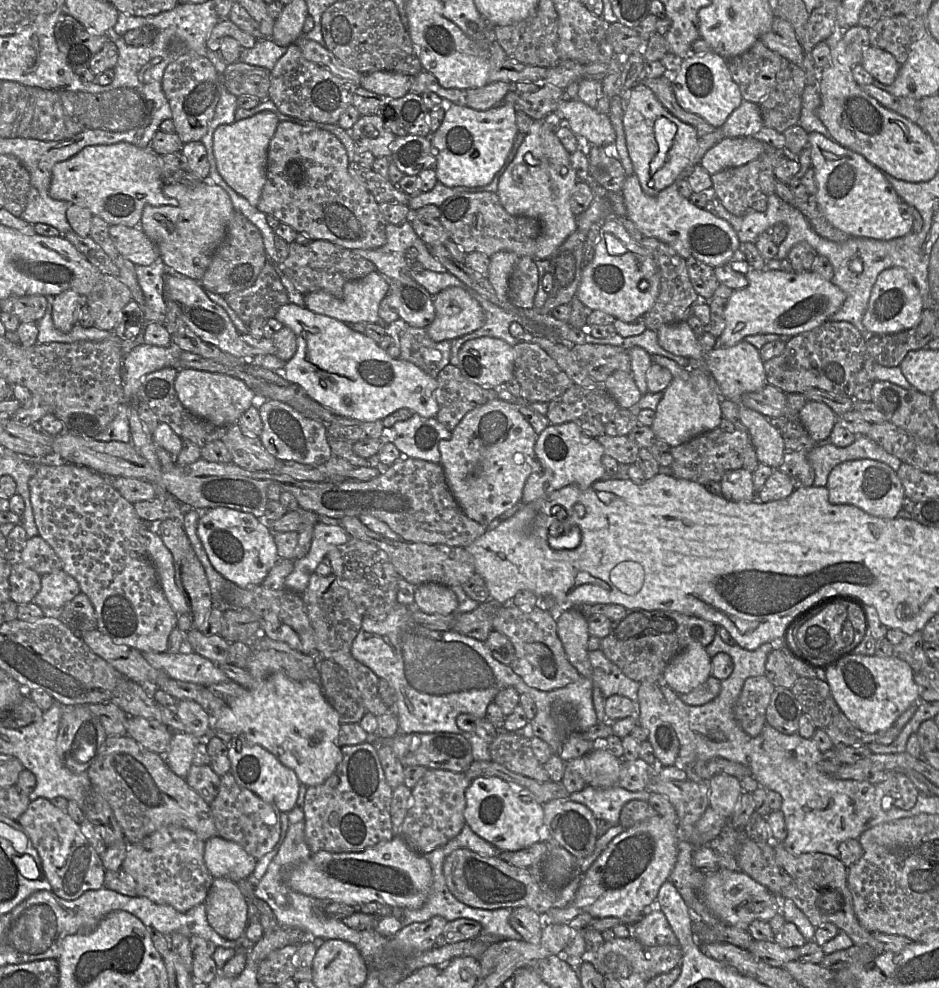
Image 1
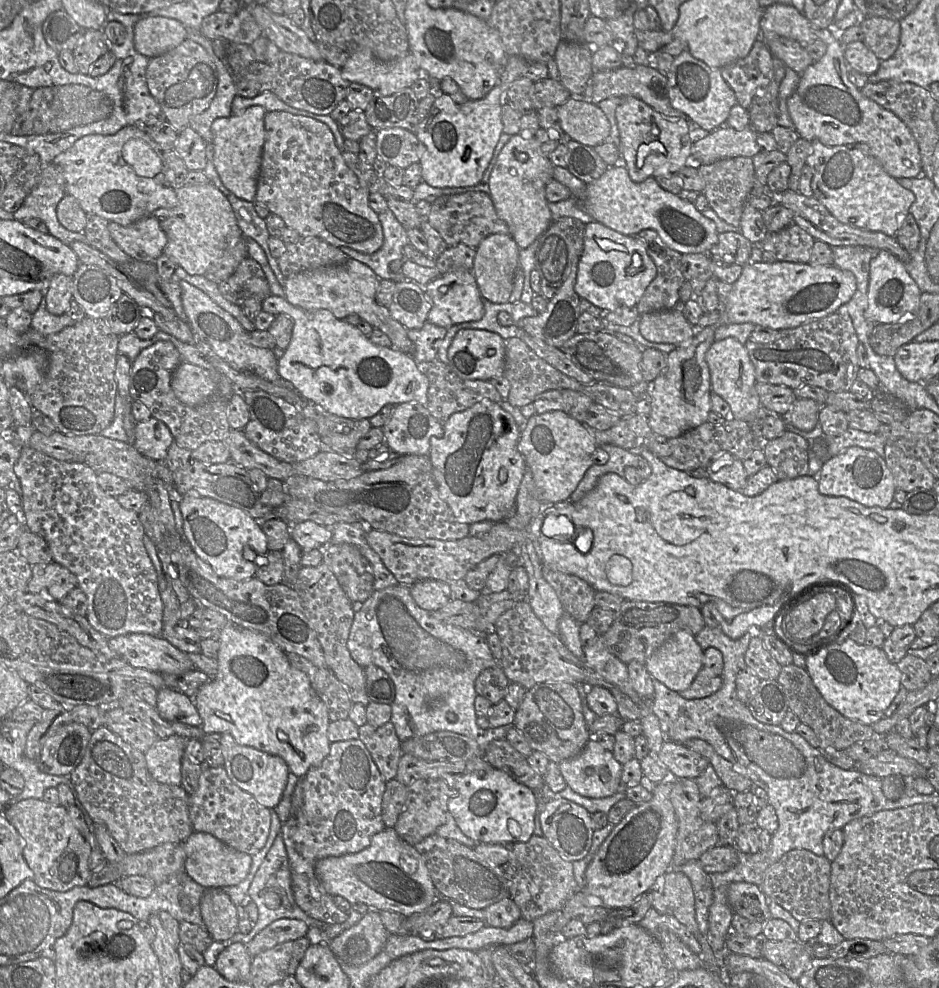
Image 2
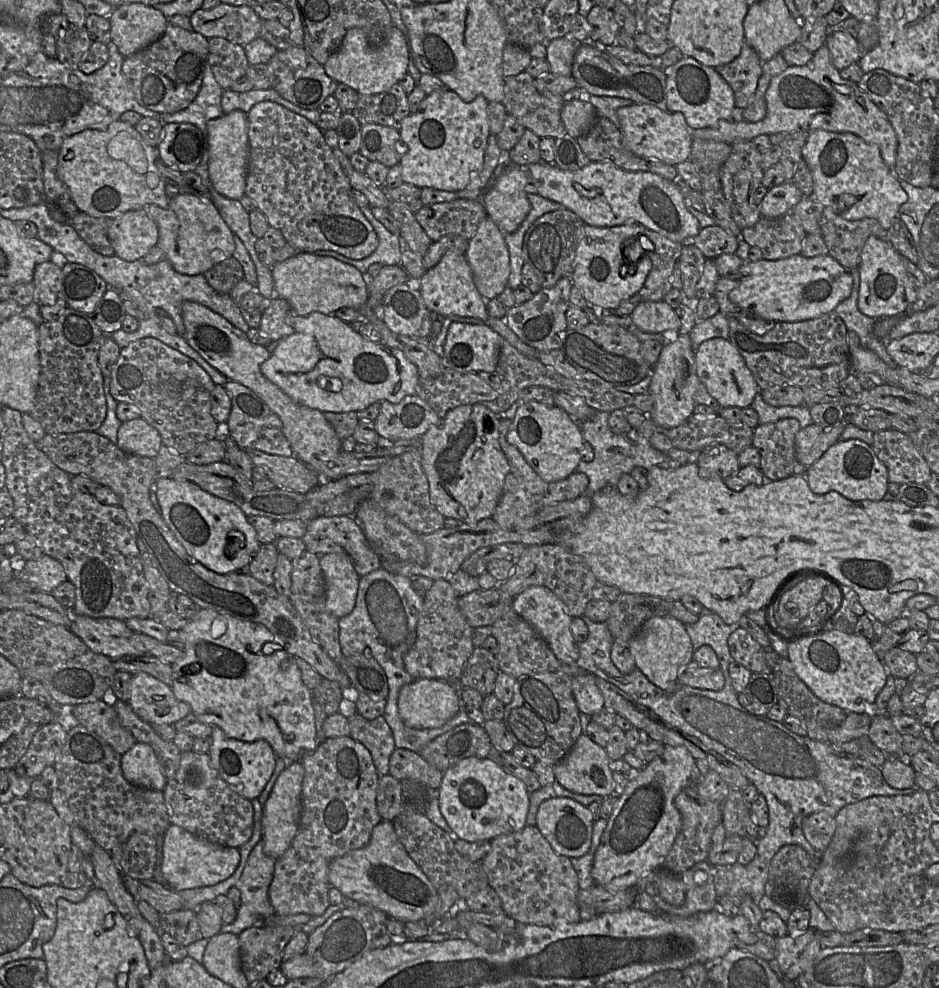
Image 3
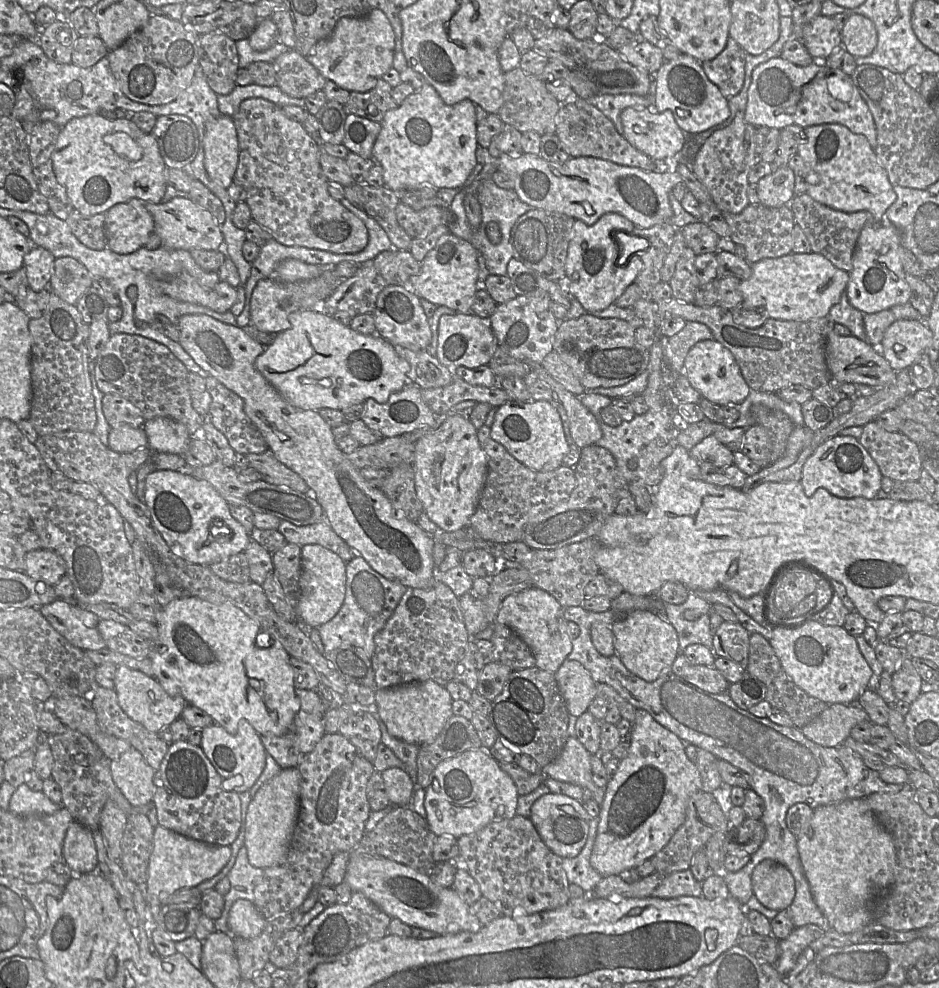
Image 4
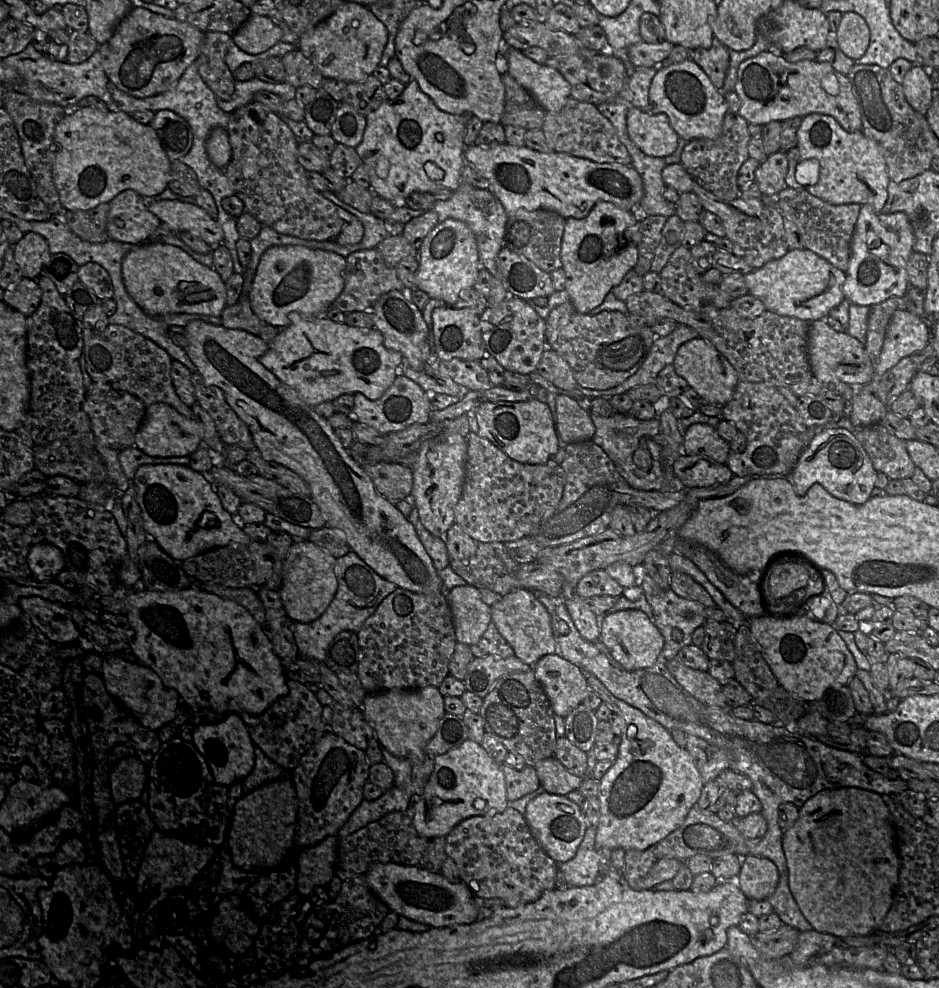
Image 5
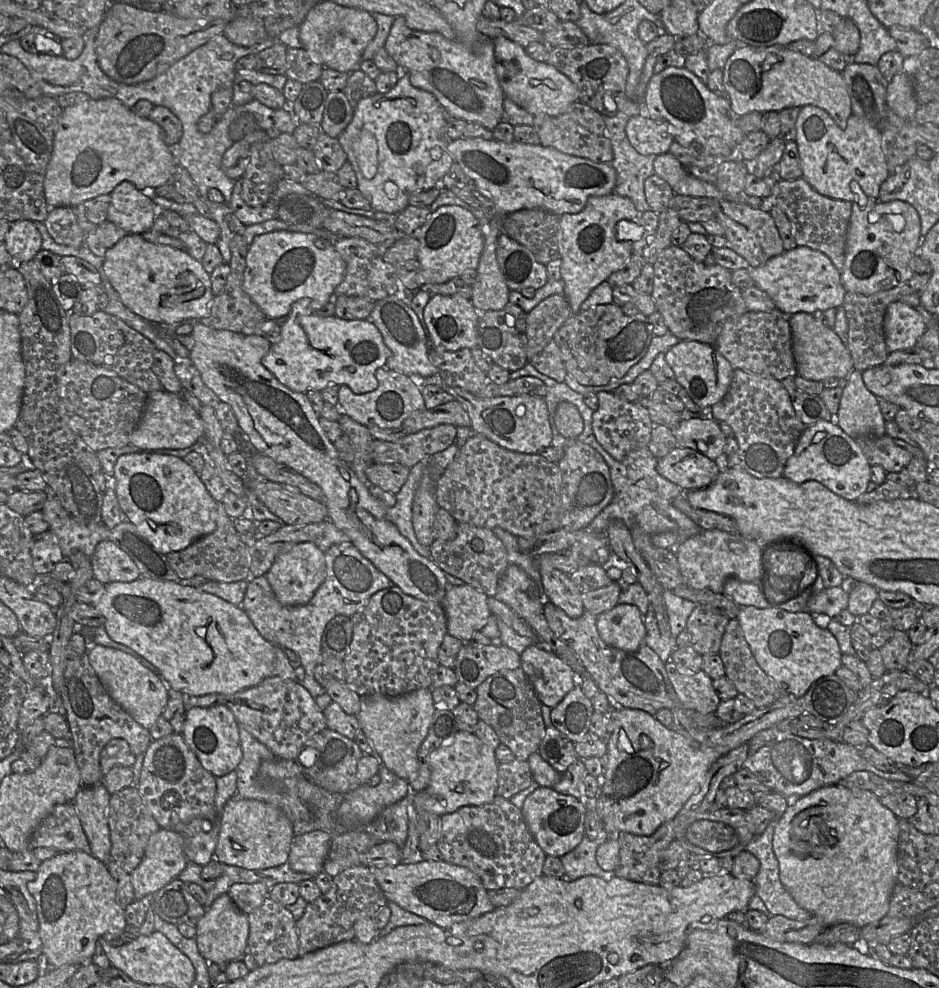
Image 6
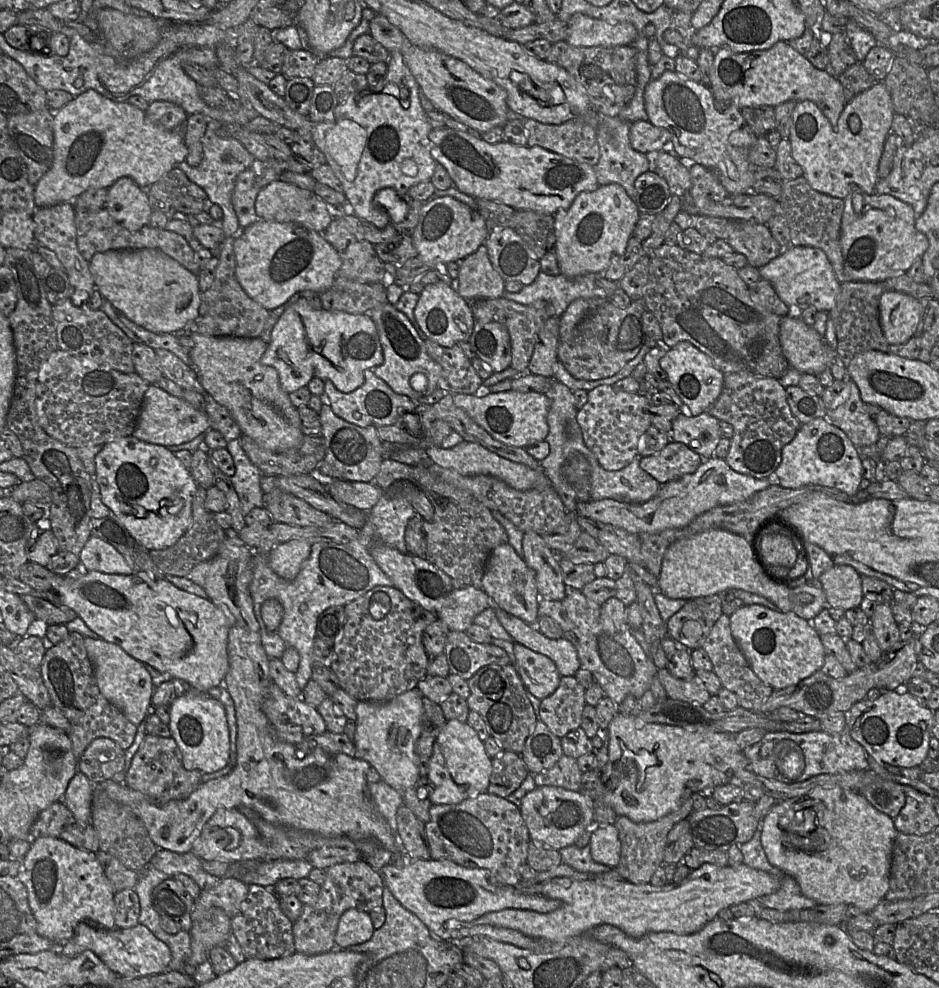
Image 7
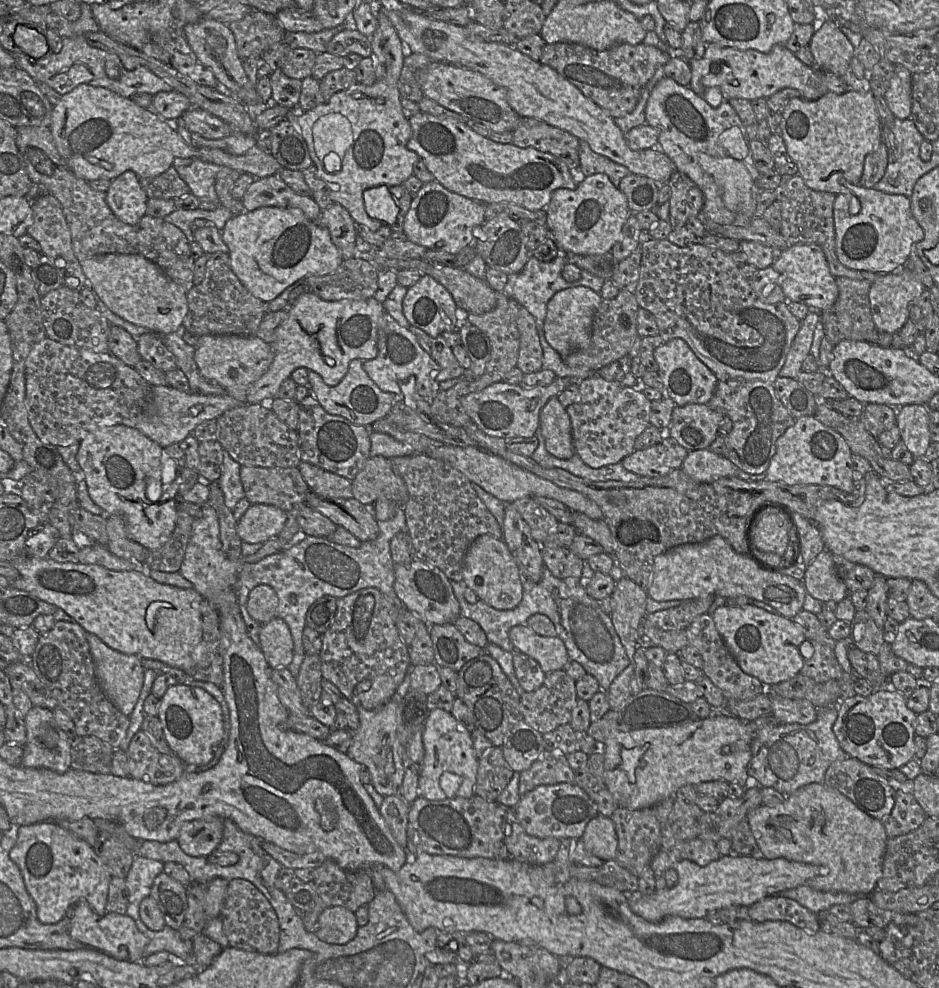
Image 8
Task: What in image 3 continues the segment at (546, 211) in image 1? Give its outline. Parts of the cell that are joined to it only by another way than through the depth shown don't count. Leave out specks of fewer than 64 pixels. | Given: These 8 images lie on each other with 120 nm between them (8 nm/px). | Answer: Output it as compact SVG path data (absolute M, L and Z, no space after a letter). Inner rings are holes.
M509 163L482 197L487 216L504 233L515 232L531 210L526 183L527 169Z

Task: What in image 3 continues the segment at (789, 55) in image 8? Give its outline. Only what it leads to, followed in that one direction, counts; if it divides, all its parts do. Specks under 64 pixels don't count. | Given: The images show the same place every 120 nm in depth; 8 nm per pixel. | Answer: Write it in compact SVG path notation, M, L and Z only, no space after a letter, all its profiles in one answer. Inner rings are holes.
M825 44L814 53L813 59L806 65L788 67L773 77L765 93L765 100L767 113L764 119L754 123L743 120L719 121L712 127L692 130L692 139L700 138L732 145L735 142L751 141L759 135L789 134L800 130L852 133L868 143L875 144L885 164L889 168L894 167L898 140L887 115L857 84L840 76Z

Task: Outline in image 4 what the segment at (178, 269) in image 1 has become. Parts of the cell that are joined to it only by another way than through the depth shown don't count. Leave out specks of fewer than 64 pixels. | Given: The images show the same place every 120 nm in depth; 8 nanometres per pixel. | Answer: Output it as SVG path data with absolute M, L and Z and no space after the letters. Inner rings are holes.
M175 197L167 202L145 203L146 210L153 216L154 232L162 240L162 245L171 250L203 249L219 250L227 257L227 249L221 228L213 215L192 199Z

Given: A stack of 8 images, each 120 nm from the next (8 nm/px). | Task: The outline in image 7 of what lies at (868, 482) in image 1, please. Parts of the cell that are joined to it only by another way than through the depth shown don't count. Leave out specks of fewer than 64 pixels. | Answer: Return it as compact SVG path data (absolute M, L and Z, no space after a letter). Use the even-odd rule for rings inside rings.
M816 418L809 423L801 424L793 440L783 447L781 462L774 474L779 479L779 485L785 488L821 486L853 497L859 491L859 485L863 479L863 466L859 448L850 441L847 435L827 418Z

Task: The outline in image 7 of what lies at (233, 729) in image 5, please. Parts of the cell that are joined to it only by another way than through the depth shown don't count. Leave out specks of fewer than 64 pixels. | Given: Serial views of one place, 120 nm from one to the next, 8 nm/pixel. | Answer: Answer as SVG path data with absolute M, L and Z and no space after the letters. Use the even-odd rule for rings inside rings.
M184 691L170 705L171 737L176 741L187 770L213 773L227 766L230 759L230 731L223 704L207 693Z

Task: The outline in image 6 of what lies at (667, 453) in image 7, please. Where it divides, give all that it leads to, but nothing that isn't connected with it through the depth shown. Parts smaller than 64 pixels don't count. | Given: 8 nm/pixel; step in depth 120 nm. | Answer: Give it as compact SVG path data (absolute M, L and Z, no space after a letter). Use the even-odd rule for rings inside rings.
M679 446L658 459L656 469L661 476L684 490L705 488L721 472L714 460L691 448Z

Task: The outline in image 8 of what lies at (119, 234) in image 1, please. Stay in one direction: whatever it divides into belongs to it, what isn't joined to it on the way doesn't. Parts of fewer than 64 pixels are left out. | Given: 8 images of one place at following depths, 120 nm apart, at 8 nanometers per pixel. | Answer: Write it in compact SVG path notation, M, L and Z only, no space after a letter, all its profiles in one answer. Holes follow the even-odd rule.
M133 171L111 180L105 199L115 216L129 225L137 224L147 214L149 197Z

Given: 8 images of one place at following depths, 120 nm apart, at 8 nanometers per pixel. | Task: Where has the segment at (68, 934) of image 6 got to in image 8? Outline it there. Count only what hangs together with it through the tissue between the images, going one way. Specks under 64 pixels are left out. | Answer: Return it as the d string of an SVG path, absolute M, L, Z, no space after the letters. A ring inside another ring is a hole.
M40 822L18 828L17 840L9 853L24 879L28 894L37 907L37 917L43 924L56 924L78 901L85 901L98 915L106 911L109 883L108 868L92 846L56 822Z

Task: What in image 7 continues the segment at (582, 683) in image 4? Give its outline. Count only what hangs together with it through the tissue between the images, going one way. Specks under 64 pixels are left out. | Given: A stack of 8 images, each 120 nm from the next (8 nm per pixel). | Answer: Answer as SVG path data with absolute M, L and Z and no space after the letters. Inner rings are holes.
M514 643L513 654L514 667L529 693L542 700L555 692L562 676L553 660L519 643Z

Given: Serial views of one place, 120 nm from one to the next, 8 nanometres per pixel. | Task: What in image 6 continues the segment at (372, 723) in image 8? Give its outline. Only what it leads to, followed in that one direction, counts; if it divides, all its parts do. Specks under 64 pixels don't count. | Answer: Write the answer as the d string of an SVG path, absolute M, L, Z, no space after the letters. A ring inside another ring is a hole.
M420 688L396 697L363 697L357 714L360 729L364 732L375 755L391 772L411 782L419 769L418 750L427 736L436 711L431 688Z

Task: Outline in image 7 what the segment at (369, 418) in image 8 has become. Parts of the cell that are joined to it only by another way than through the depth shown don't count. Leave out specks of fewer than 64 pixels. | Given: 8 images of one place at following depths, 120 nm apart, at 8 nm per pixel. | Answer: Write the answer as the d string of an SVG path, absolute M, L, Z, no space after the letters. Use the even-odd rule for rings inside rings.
M371 369L364 371L364 383L350 393L338 390L332 381L324 381L323 399L329 404L332 411L343 420L359 427L386 426L394 424L397 419L406 412L415 411L418 401L403 394L393 391L389 385L377 377Z

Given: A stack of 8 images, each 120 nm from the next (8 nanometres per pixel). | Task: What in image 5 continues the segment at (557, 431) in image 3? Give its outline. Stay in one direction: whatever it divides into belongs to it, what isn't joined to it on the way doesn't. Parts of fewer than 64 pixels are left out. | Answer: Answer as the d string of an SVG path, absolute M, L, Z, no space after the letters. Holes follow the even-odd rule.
M538 399L523 402L487 401L474 410L477 434L488 439L510 458L526 464L545 464L559 451L559 436L547 403Z

